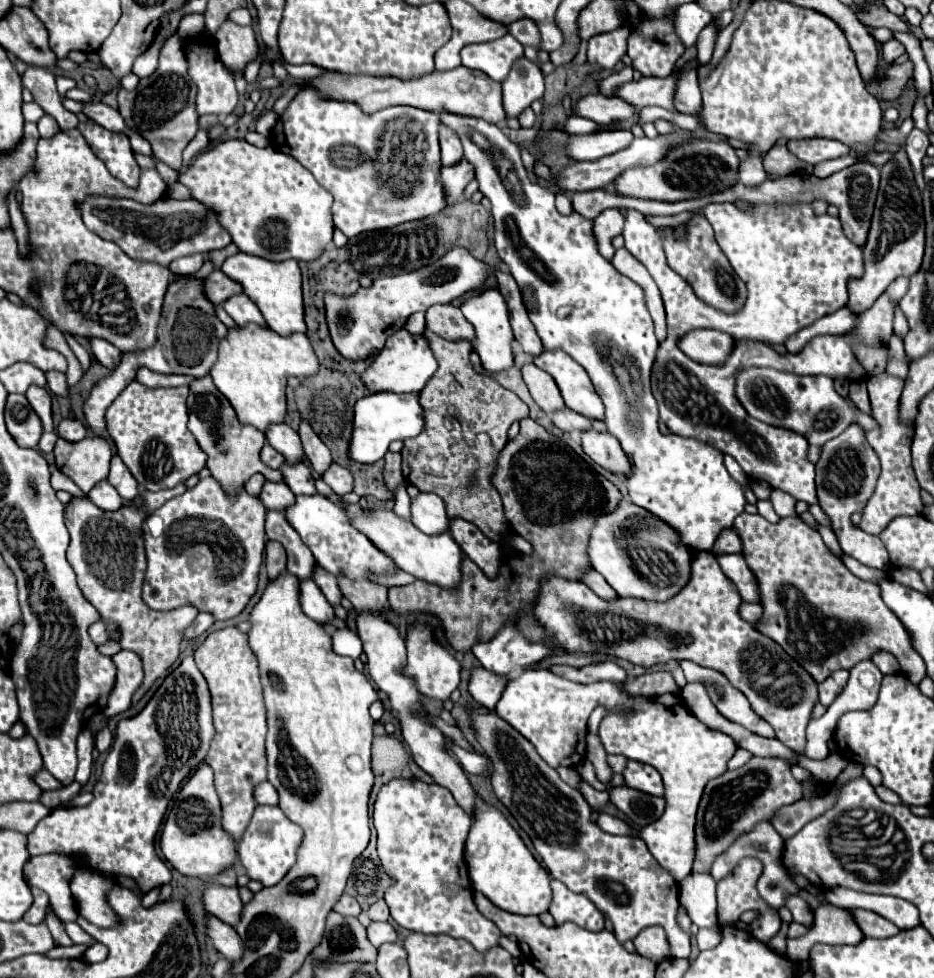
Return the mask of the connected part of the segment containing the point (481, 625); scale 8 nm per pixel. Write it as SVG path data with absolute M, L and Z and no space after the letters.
M523 419L517 439L509 441L501 451L493 483L503 497L505 517L511 529L533 545L533 557L503 557L495 581L489 581L481 569L471 565L465 557L465 581L461 581L461 593L445 593L427 581L389 587L389 603L395 613L435 615L445 629L449 645L461 653L471 651L475 643L487 643L493 639L501 625L507 625L511 617L519 619L521 633L529 641L545 643L545 629L533 621L533 603L539 597L543 577L557 575L569 581L581 581L587 569L593 569L587 555L591 529L599 517L613 513L621 501L621 493L611 481L599 475L567 443L545 431L533 419Z

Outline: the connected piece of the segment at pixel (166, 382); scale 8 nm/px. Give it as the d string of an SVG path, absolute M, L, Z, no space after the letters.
M139 367L135 373L135 381L139 381L145 387L175 387L175 385L189 385L189 381L195 381L195 377L189 377L189 375L157 375L147 367Z

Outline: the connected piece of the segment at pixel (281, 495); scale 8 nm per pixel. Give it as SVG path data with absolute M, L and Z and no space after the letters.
M265 481L263 493L261 493L261 501L267 509L277 509L277 511L285 511L285 507L291 507L295 501L295 495L291 493L291 489L285 483L273 483L273 481Z

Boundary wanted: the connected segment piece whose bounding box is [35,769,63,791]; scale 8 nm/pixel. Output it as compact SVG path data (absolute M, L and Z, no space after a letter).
M43 769L43 773L37 773L35 775L35 781L37 781L37 785L43 789L43 791L51 791L51 789L63 789L63 785L61 785L61 781L57 781L53 775L49 775L45 769Z

